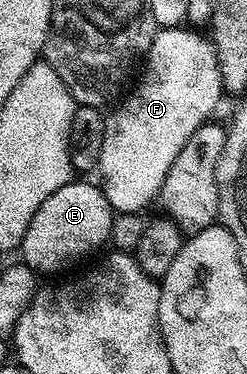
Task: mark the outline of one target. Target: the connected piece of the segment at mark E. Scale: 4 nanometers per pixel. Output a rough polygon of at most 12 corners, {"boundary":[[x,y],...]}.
{"boundary":[[71,180],[35,212],[19,247],[34,273],[106,245],[115,211]]}

